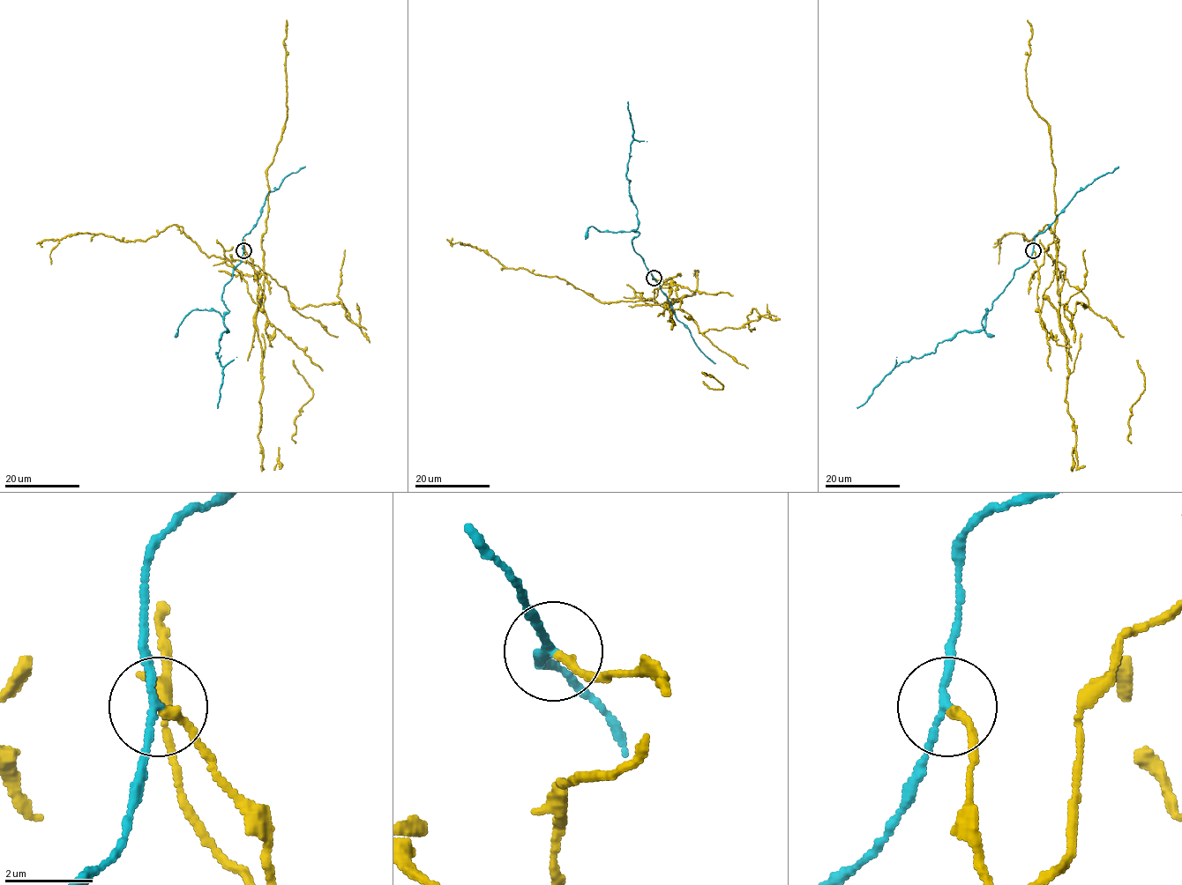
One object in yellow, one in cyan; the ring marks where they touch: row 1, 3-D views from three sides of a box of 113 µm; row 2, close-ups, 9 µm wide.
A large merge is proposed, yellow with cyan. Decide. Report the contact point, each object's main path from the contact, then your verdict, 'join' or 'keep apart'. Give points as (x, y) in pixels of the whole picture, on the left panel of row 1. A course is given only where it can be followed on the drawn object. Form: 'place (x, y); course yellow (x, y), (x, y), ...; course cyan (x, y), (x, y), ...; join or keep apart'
place (243, 250); course yellow (243, 251), (264, 294), (261, 310), (231, 263), (260, 269), (260, 301), (266, 168), (287, 115), (286, 20); course cyan (243, 250), (221, 294), (229, 311), (224, 316), (228, 331), (216, 353), (222, 367), (217, 408); keep apart

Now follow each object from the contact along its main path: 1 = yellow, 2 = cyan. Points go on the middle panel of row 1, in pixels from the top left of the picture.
1: (654, 278), (674, 282), (641, 300), (670, 309), (672, 299), (692, 294), (696, 271)
2: (654, 278), (632, 244), (639, 234), (634, 231), (636, 205), (626, 177), (632, 140), (627, 102)

